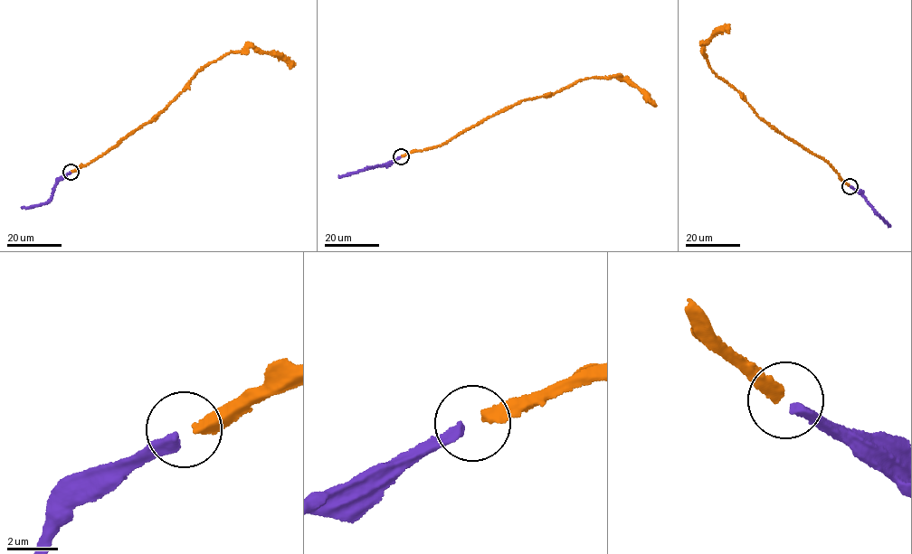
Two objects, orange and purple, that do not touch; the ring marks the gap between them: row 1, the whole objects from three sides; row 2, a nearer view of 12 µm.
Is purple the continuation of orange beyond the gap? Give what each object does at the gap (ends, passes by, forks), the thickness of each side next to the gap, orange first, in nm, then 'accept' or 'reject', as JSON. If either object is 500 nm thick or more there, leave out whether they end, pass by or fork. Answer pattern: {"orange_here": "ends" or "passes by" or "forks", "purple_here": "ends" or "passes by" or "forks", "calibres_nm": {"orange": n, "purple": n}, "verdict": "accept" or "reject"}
{"orange_here": "ends", "purple_here": "ends", "calibres_nm": {"orange": 440, "purple": 420}, "verdict": "accept"}

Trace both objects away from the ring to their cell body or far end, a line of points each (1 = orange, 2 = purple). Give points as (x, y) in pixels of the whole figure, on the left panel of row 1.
1: (71, 172), (156, 119), (196, 72), (232, 52), (251, 47), (260, 49), (295, 65)
2: (70, 172), (60, 176), (47, 201), (22, 207)

